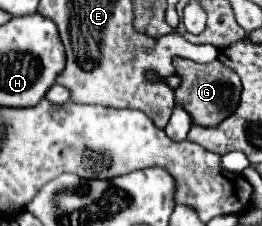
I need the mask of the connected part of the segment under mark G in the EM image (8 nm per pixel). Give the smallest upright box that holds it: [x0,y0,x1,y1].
[174,58,242,126]

